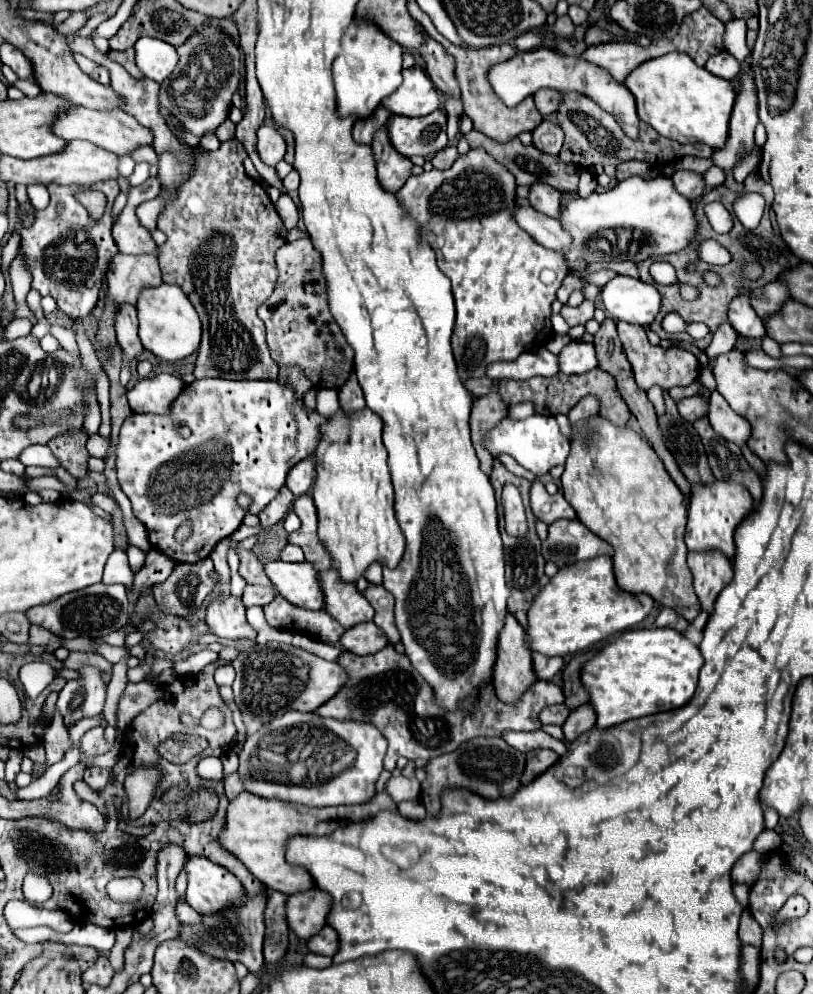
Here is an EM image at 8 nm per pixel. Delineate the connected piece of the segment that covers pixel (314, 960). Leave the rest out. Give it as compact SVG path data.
M308 953L305 956L303 963L308 967L323 969L332 964L332 957Z

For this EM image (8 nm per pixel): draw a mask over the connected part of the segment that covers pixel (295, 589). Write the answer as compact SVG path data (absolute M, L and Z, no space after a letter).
M269 561L265 565L265 573L289 603L305 609L321 609L321 583L317 581L319 571L313 569L309 561L303 563L285 563L285 561Z

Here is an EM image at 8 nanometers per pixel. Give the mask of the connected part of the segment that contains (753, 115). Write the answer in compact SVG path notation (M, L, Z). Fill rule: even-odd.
M751 71L741 73L741 91L737 95L733 113L731 113L731 127L729 127L729 141L727 147L713 153L715 165L723 169L733 169L745 155L751 155L755 149L753 133L755 125L759 123L757 117L757 91L753 83Z

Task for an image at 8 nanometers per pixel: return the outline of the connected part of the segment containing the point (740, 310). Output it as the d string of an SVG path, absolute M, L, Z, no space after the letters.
M739 289L739 295L729 305L729 321L737 333L747 339L765 337L765 327L749 303L749 289Z

